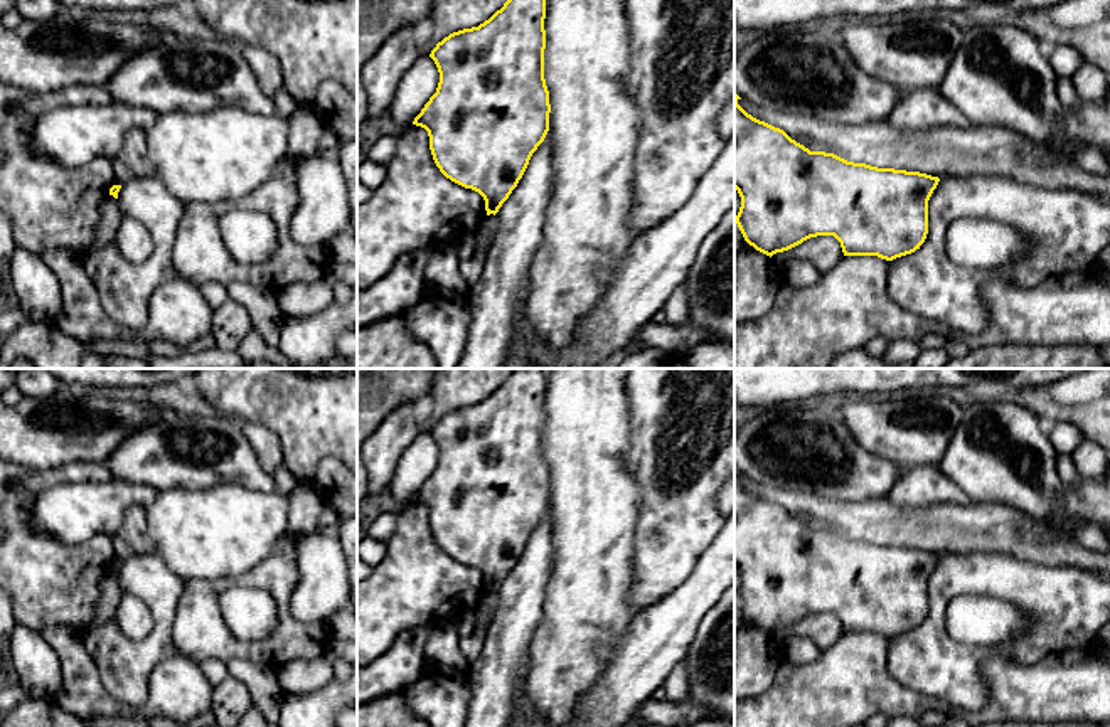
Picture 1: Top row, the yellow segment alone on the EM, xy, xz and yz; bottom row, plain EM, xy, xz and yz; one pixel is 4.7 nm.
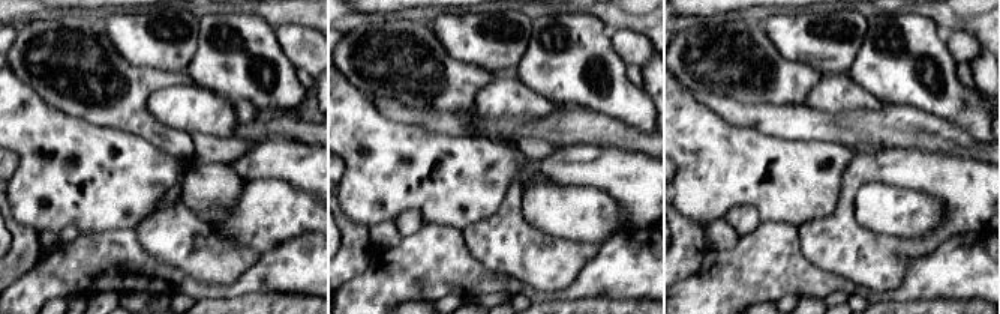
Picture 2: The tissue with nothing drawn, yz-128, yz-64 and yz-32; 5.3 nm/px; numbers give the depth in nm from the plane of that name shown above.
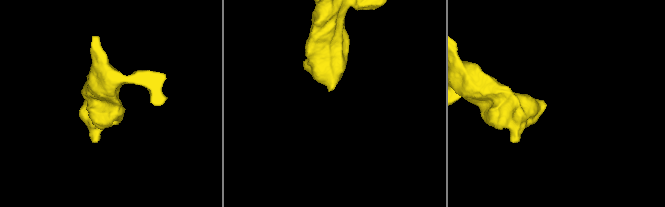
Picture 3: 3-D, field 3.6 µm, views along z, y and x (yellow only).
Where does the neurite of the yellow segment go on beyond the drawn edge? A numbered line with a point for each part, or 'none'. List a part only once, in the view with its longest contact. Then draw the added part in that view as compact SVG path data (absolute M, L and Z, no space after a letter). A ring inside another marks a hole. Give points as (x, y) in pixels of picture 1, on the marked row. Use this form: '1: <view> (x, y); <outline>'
none

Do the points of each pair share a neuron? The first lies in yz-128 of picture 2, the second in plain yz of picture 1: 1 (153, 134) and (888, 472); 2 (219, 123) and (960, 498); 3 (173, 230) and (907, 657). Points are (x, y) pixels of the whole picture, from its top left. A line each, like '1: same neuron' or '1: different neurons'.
1: same neuron
2: same neuron
3: same neuron

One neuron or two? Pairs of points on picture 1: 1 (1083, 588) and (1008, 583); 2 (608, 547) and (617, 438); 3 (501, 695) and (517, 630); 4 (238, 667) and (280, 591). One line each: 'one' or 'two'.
1: one
2: one
3: one
4: two

